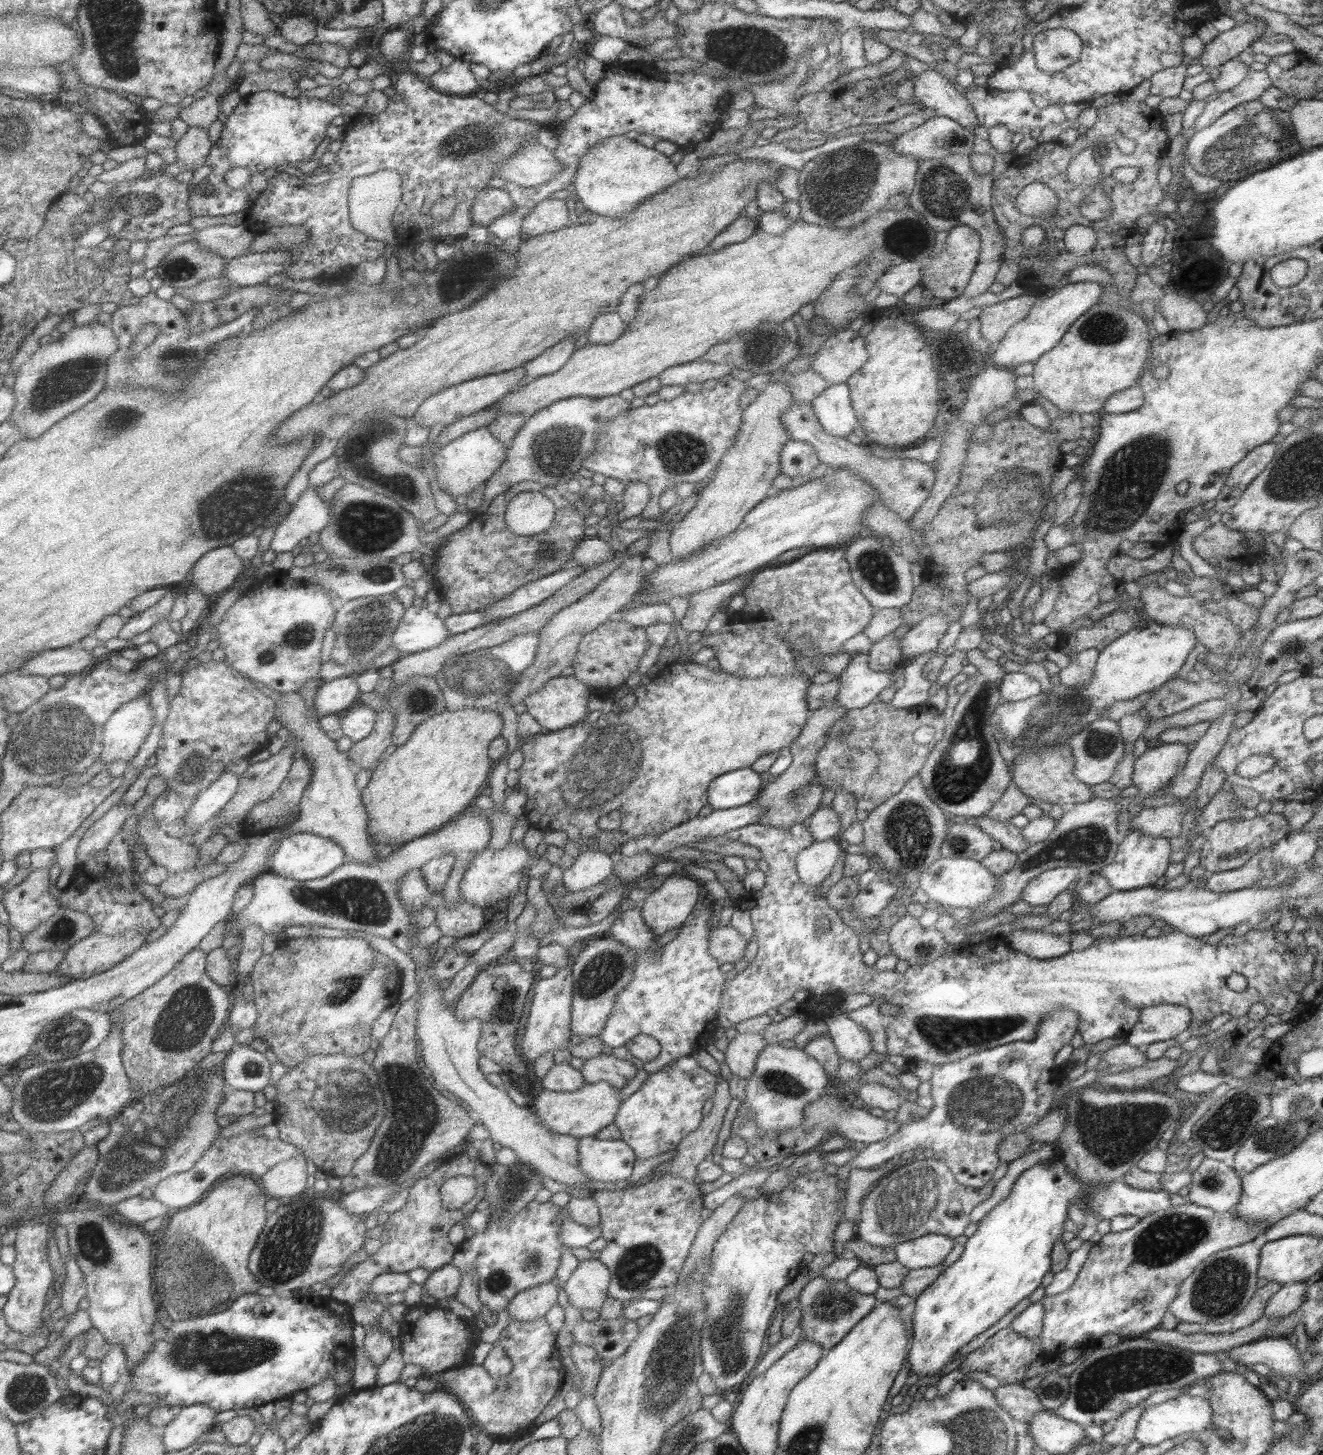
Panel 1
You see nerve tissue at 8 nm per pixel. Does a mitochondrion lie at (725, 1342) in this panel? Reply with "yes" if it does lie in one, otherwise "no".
yes

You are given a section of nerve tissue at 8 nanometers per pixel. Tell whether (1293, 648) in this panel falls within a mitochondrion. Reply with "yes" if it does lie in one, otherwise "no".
yes

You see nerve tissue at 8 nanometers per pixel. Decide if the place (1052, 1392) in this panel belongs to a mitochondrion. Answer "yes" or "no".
yes

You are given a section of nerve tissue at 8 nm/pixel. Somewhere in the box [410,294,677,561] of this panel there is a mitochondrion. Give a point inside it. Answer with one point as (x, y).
(558, 443)

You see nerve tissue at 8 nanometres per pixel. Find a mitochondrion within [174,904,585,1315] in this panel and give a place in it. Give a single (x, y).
(292, 1243)

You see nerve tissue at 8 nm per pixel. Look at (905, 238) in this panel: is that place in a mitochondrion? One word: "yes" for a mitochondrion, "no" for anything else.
yes

